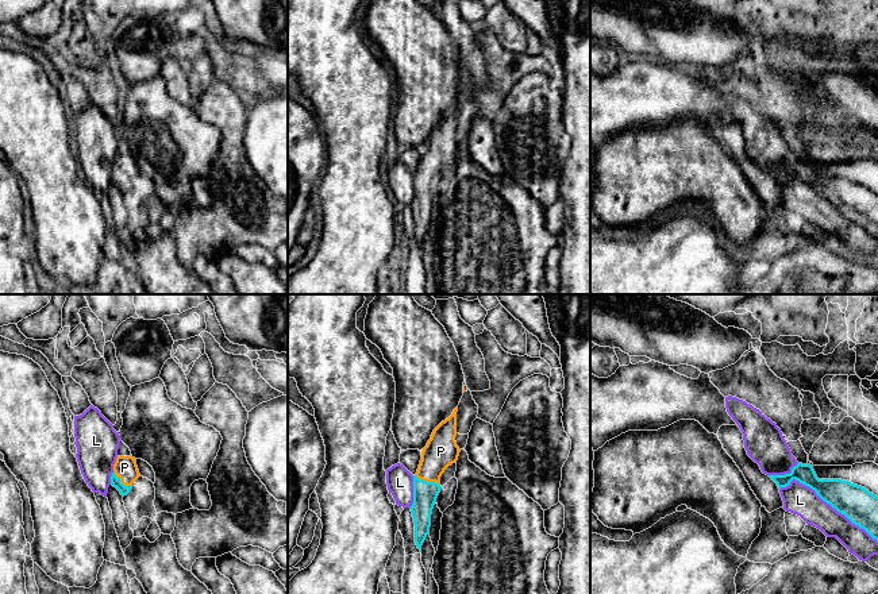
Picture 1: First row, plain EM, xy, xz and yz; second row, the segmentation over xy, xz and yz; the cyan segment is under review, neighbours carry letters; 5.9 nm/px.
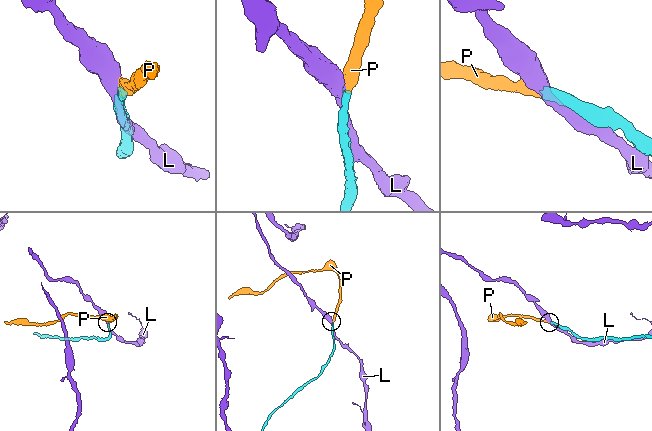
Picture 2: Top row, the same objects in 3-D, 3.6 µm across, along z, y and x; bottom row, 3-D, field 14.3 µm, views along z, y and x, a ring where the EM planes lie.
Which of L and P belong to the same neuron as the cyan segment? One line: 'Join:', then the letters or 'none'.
Join: P

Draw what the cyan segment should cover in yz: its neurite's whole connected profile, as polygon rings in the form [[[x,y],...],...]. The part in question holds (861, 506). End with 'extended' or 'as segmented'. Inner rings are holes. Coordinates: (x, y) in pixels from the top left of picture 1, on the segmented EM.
[[[802,463],[794,466],[790,474],[769,477],[778,489],[789,486],[793,479],[810,487],[823,501],[878,541],[878,497],[864,487],[842,479],[819,479],[813,466]]] | as segmented

